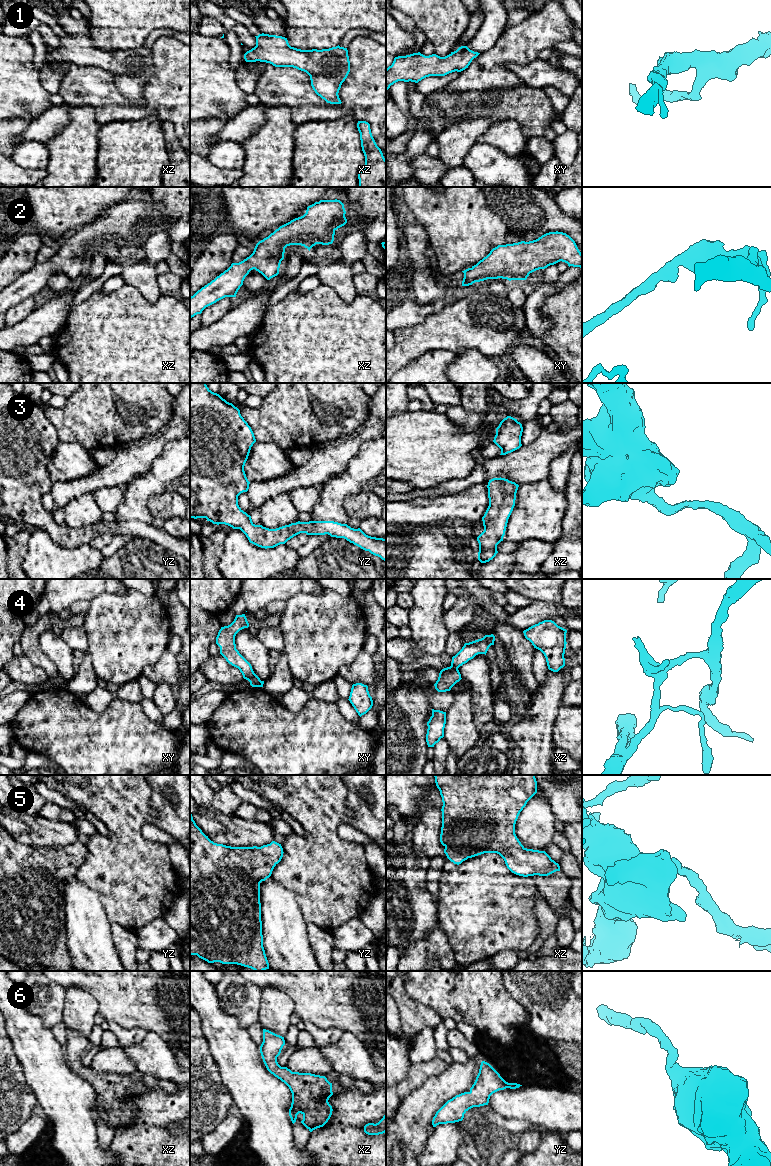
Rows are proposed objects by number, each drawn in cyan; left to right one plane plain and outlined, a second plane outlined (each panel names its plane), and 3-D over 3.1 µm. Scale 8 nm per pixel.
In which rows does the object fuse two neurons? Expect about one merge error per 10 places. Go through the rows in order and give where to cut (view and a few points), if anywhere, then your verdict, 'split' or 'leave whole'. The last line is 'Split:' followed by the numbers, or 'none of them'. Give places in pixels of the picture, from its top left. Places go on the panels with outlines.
1: cut none; leave whole
2: cut none; leave whole
3: cut none; leave whole
4: cut xz (451, 665), (457, 668); split
5: cut none; leave whole
6: cut none; leave whole
Split: 4

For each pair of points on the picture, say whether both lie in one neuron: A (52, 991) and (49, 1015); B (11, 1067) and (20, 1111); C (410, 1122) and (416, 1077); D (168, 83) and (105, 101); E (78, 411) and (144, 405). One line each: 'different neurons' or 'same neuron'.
A: same neuron
B: same neuron
C: different neurons
D: same neuron
E: same neuron

